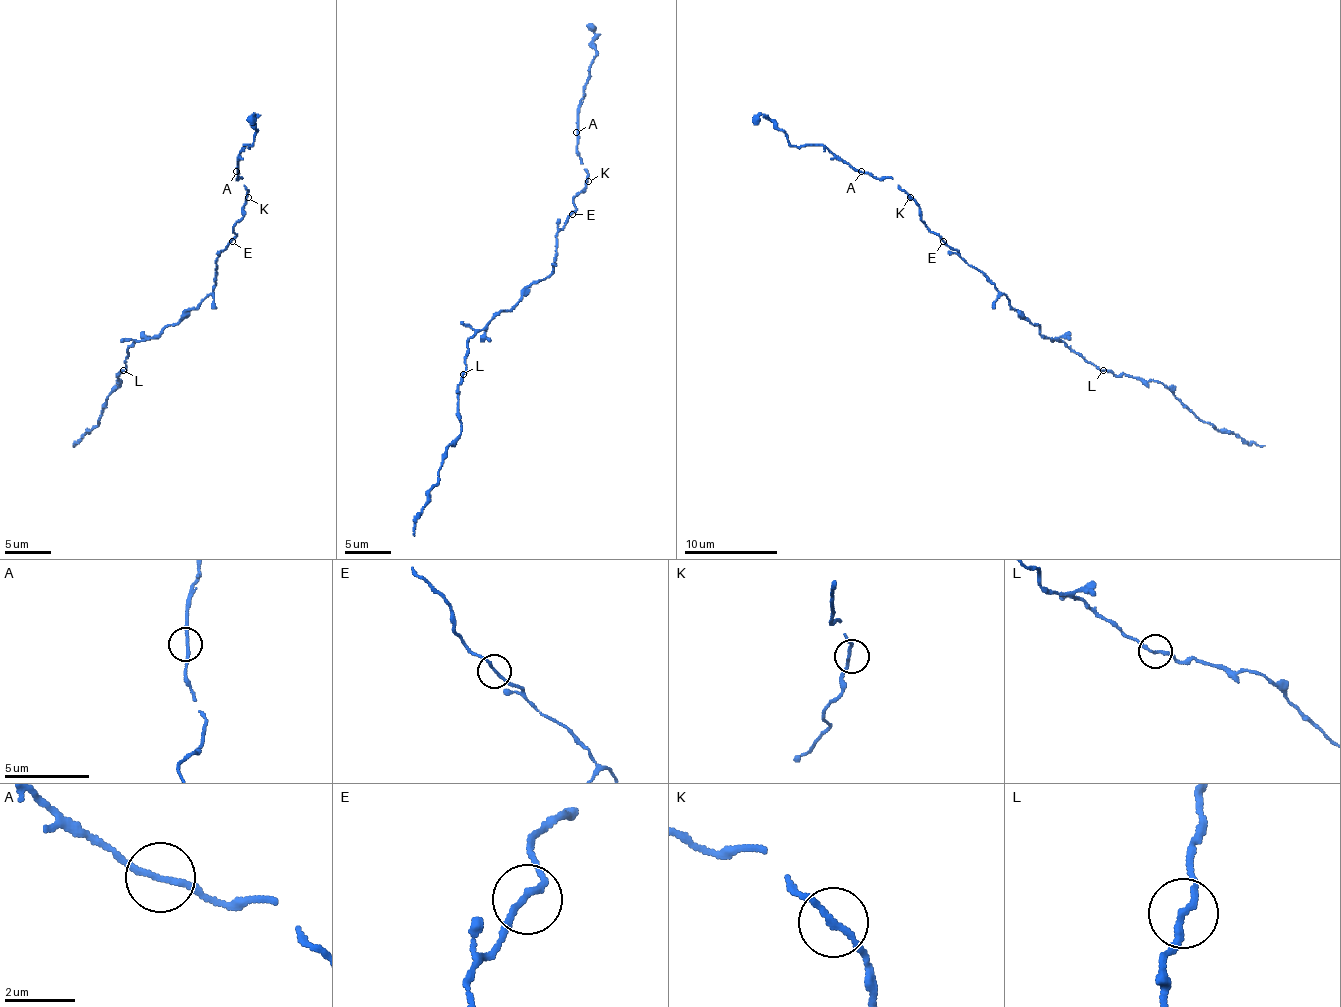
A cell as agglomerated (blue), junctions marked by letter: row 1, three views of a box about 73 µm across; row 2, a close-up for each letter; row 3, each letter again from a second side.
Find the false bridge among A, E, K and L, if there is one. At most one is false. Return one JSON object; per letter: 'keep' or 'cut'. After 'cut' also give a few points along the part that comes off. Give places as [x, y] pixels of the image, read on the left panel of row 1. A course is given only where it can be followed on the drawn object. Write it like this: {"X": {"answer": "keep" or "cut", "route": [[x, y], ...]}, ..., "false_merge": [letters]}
{"A": {"answer": "keep"}, "E": {"answer": "keep"}, "K": {"answer": "keep"}, "L": {"answer": "keep"}, "false_merge": []}

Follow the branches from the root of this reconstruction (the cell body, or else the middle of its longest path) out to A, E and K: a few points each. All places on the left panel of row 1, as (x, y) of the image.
A: (204, 299), (215, 283), (215, 257), (243, 216), (248, 190), (236, 171)
E: (204, 299), (215, 283), (215, 257), (232, 241)
K: (204, 299), (215, 283), (215, 257), (234, 236), (234, 225), (243, 216), (243, 204), (248, 197)

